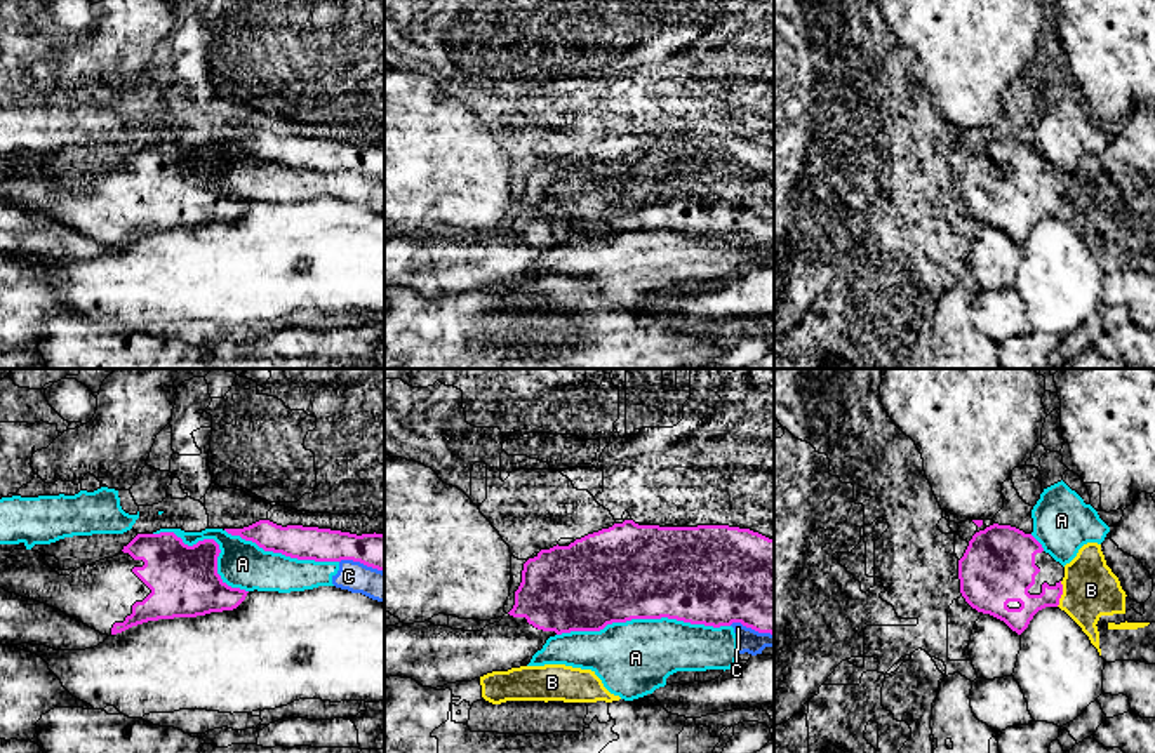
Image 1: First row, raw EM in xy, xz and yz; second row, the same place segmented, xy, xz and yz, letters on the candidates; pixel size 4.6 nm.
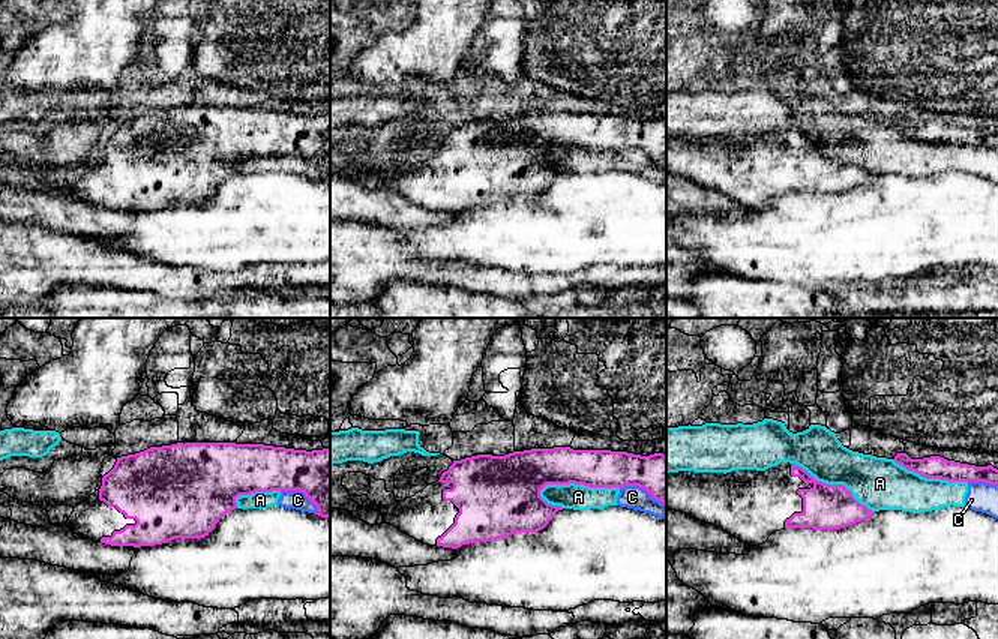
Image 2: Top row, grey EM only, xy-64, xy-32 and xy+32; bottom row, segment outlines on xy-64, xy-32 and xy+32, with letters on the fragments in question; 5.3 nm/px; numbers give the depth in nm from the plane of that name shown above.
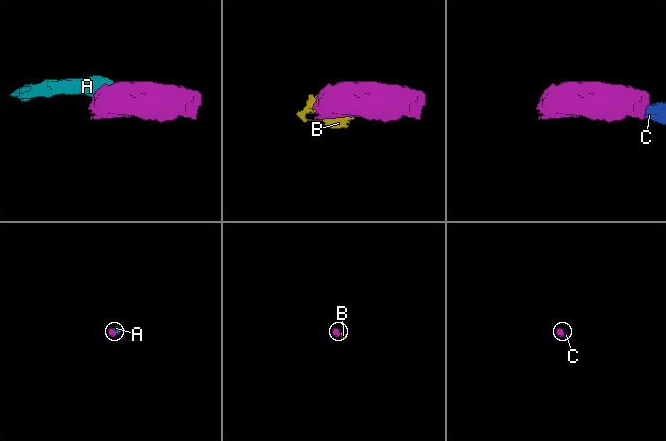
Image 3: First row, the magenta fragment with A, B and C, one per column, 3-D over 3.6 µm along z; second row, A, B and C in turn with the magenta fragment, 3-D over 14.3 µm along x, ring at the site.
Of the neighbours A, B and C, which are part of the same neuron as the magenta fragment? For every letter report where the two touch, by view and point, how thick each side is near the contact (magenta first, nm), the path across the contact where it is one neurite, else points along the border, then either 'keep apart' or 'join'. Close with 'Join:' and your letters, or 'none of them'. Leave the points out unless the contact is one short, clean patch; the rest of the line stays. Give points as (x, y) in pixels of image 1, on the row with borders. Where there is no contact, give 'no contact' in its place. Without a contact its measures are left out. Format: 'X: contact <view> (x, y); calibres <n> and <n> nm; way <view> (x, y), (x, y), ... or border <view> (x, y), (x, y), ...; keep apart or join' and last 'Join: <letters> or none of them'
A: contact xz (642, 618); calibres 440 and 340 nm; keep apart
B: contact yz (1061, 593); calibres 220 and 260 nm; border yz (1061, 581), (1061, 597), (1056, 606); keep apart
C: contact xy (362, 562); calibres 170 and 140 nm; keep apart
Join: none of them

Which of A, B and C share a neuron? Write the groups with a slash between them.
A C / B

